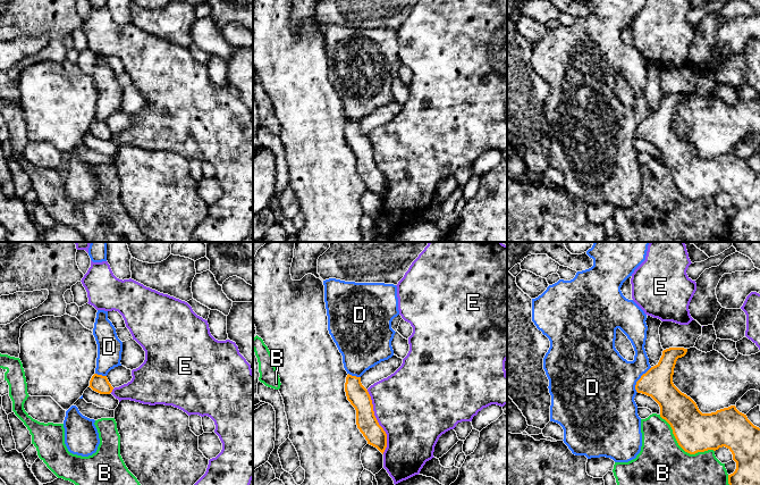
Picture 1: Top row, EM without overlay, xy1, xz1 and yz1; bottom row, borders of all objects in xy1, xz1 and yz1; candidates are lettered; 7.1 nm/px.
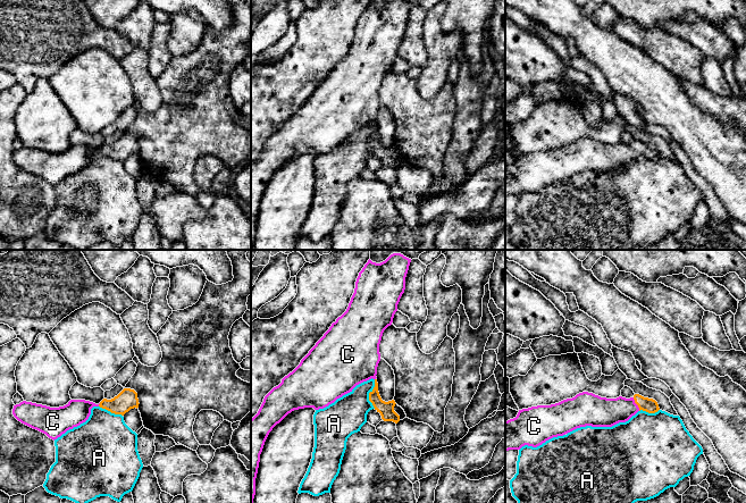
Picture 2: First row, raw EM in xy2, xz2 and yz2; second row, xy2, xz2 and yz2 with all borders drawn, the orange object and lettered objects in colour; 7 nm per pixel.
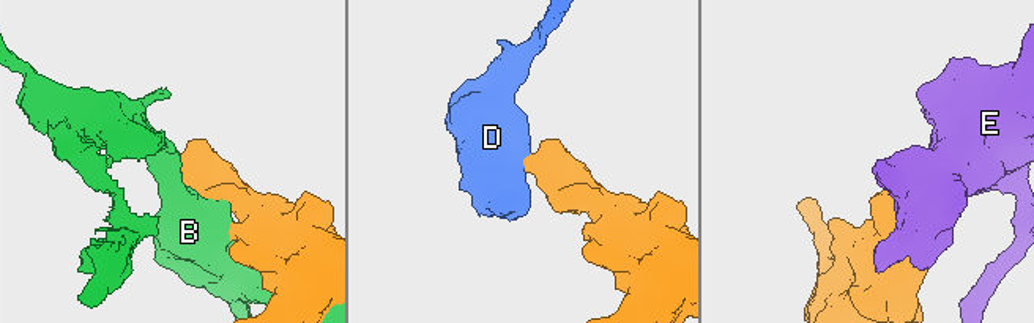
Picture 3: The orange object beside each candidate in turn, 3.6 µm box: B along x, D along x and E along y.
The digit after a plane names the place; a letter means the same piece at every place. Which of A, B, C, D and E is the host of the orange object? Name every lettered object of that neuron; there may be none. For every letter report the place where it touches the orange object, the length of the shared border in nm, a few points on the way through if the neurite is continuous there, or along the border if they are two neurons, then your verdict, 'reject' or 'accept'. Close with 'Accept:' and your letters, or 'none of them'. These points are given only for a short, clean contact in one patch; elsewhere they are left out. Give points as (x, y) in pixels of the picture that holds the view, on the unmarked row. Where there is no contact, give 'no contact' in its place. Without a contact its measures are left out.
A: meets orange in xz2 at (369, 140); contact 200 nm long; border along xz2 (374, 125), (374, 134), (369, 139), (369, 147), (375, 153); reject
B: meets orange in yz1 at (682, 193); contact 460 nm long; reject
C: meets orange in yz2 at (636, 149); contact 110 nm long; runs through yz2 (650, 151), (636, 149), (620, 156), (602, 158); accept
D: meets orange in yz1 at (639, 125); contact 220 nm long; border along yz1 (651, 113), (636, 127), (636, 138); reject
E: meets orange in xz1 at (377, 167); contact 480 nm long; reject
Accept: C

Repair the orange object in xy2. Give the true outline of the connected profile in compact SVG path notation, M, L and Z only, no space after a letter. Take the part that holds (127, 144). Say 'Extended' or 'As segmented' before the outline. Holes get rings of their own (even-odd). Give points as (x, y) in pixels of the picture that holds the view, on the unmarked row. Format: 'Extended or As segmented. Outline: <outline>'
Extended. Outline: M124 134L111 145L103 144L99 150L85 145L70 145L66 151L50 153L23 146L14 151L12 160L22 169L57 185L67 176L85 168L93 152L100 152L115 160L124 161L131 154L139 153L137 139Z

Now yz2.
Extended. Outline: M582 137L572 144L567 144L555 150L522 154L519 156L516 164L505 167L505 198L520 195L525 191L537 193L553 183L563 182L580 173L612 173L619 168L628 167L640 156L655 159L660 153L655 145L639 140L635 140L630 144L622 142L606 144Z

